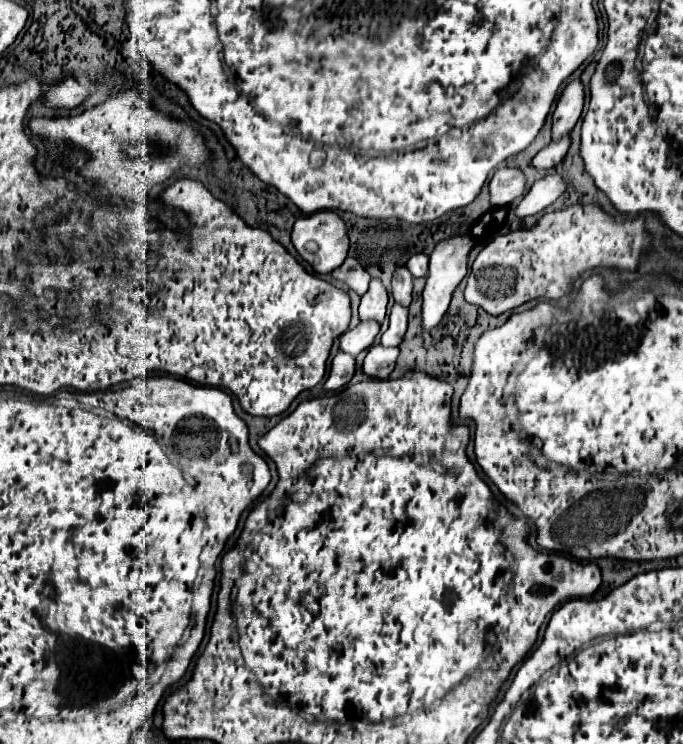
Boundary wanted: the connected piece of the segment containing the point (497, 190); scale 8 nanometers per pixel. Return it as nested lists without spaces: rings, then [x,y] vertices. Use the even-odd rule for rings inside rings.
[[[498,168],[492,176],[488,190],[490,190],[490,204],[492,206],[506,206],[524,194],[526,178],[516,168]]]

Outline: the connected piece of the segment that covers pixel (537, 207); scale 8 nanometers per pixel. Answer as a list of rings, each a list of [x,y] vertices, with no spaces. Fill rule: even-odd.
[[[548,174],[544,176],[542,180],[538,180],[528,194],[524,194],[524,198],[520,200],[520,204],[516,206],[514,214],[518,218],[526,218],[526,216],[534,216],[542,210],[546,210],[548,206],[552,206],[558,196],[566,190],[564,182],[560,176],[554,176],[554,174]]]

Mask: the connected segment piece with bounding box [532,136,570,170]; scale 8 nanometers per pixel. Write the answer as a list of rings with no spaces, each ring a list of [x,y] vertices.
[[[566,136],[564,140],[558,140],[558,142],[550,142],[546,148],[542,148],[534,156],[532,166],[536,170],[550,170],[550,168],[554,168],[566,156],[568,146],[570,146],[570,136]]]

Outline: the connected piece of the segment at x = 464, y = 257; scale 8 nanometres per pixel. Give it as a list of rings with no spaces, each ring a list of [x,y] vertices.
[[[454,236],[450,240],[440,242],[434,252],[430,254],[430,272],[426,278],[426,286],[422,292],[422,332],[430,332],[434,330],[440,320],[444,318],[452,292],[456,290],[456,286],[462,282],[462,278],[466,276],[466,268],[468,268],[468,254],[474,246],[474,238],[472,236]]]

